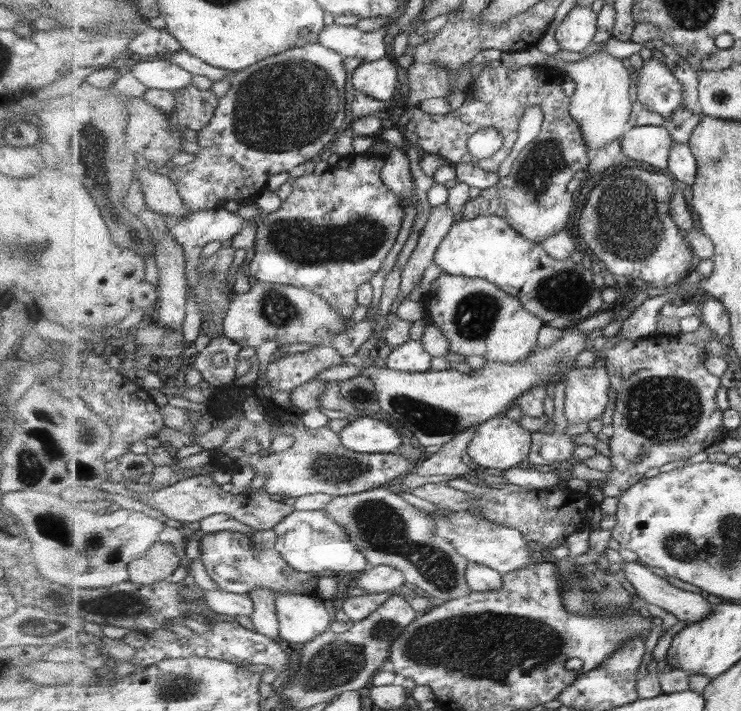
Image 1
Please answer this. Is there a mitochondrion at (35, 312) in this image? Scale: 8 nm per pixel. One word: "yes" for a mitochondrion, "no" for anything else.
no

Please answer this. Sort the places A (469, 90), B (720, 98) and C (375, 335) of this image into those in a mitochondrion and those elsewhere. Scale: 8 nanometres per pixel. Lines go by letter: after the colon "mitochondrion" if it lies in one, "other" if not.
A: other
B: mitochondrion
C: other

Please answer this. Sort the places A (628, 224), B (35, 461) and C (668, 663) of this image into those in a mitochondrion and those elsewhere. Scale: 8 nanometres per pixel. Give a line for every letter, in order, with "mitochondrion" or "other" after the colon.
A: mitochondrion
B: mitochondrion
C: other

